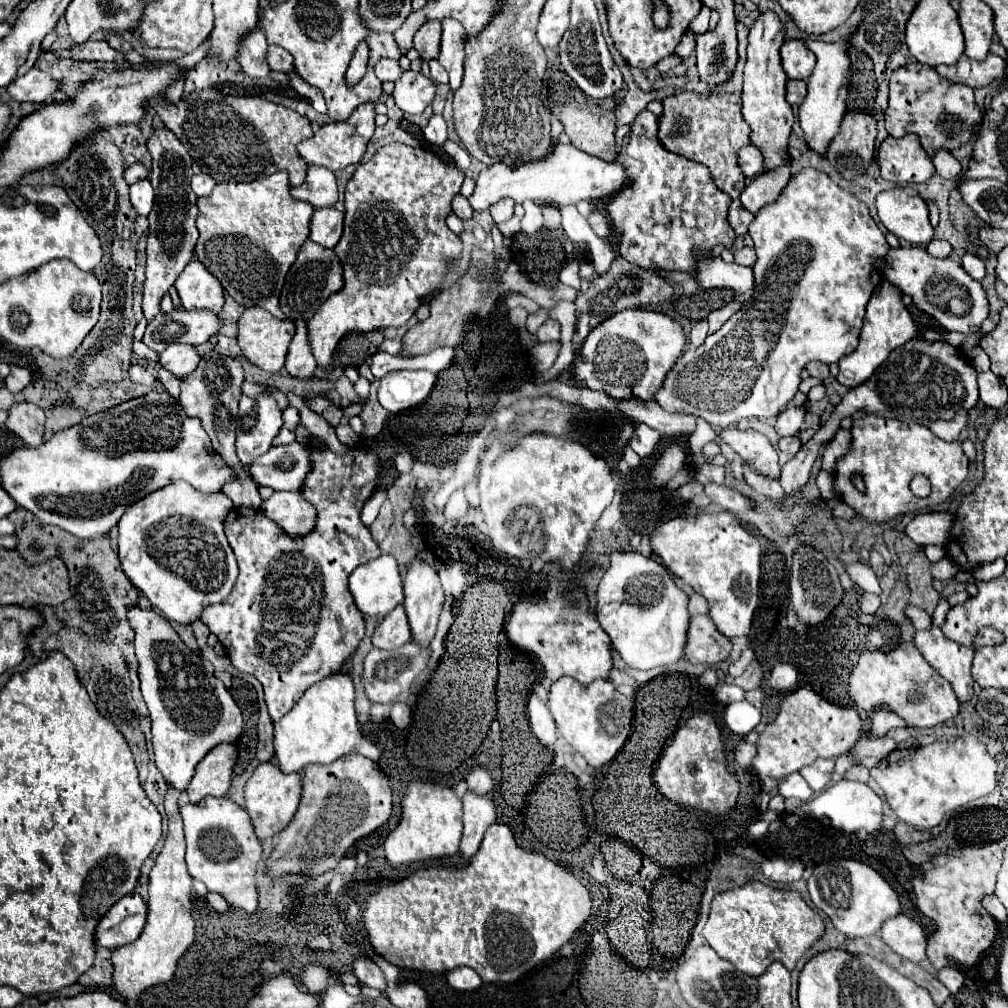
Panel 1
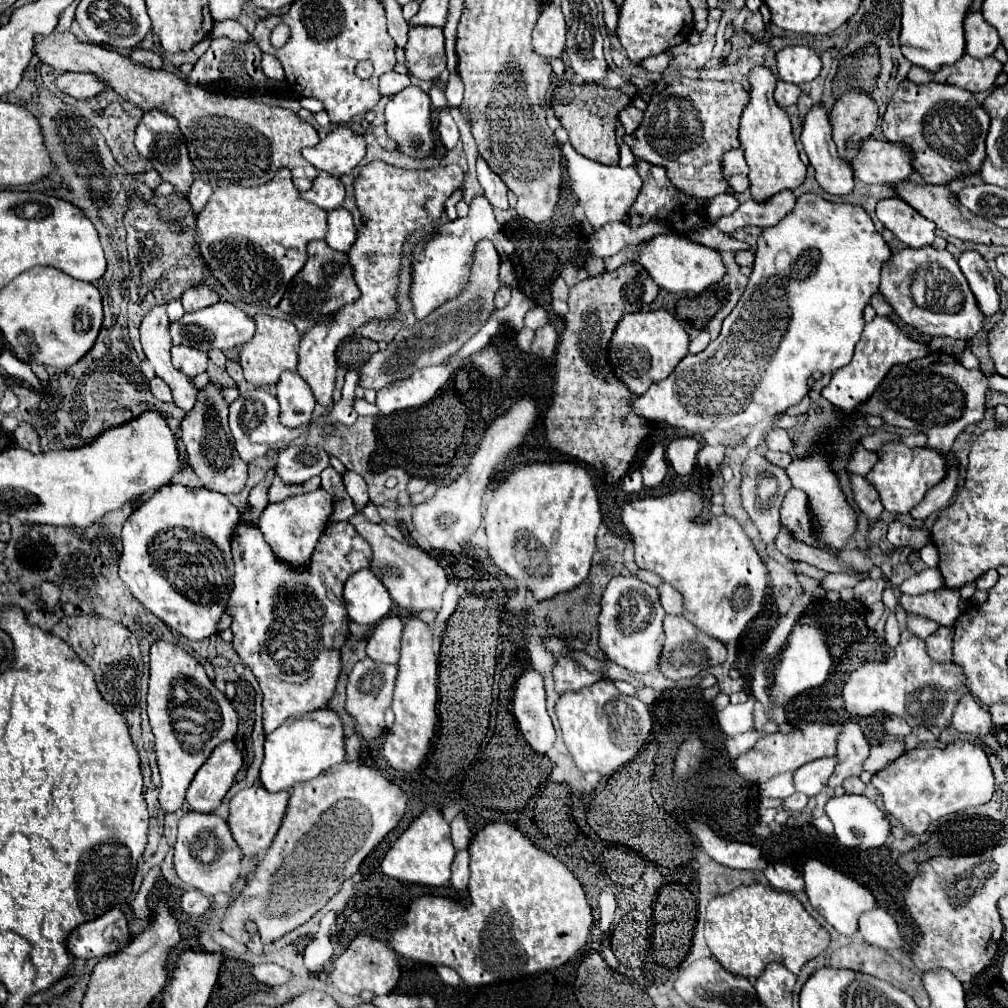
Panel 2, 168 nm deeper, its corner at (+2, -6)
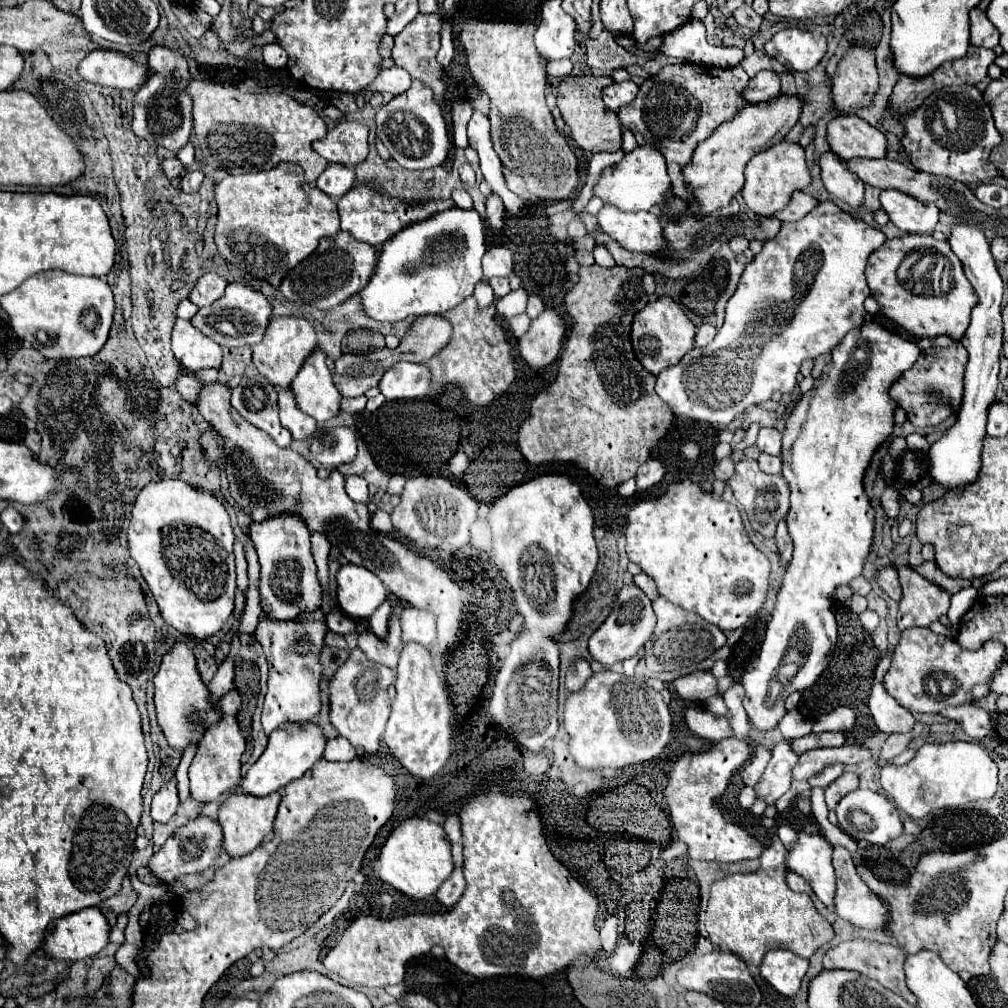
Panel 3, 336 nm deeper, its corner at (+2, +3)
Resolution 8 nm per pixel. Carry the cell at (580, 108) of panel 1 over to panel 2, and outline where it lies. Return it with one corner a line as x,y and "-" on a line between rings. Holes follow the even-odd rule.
558,84
550,96
550,106
556,118
566,128
574,150
602,164
618,164
616,122
618,122
618,112
624,110
628,102
630,98
622,90
604,86
584,86
584,84

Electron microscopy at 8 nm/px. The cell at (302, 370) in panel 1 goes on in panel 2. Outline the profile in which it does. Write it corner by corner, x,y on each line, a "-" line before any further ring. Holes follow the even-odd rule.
296,370
282,372
278,380
278,402
280,402
280,420
282,424
296,428
300,424
306,424
312,418
314,410
314,392
302,380
302,376

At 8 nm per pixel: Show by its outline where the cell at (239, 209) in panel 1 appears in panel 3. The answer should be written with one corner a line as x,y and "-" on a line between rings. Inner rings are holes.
280,163
270,171
226,177
216,183
218,223
214,239
220,255
274,287
318,247
322,237
334,237
340,231
336,203
302,177
302,167

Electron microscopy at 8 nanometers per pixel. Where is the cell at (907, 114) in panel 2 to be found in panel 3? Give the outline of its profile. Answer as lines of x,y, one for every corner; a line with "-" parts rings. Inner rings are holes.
966,85
966,87
946,87
942,91
936,91
934,95
930,95
926,99
926,103
922,103
922,107
914,115
906,115
906,119
902,119
902,123
906,127
906,139
902,139
902,145
904,145
912,165
918,171
950,177
950,179
956,179
966,185
986,183
986,181
1002,175
988,159
990,151
1000,143
1000,133
994,127
994,119
992,119
988,103
984,101
982,93
976,87

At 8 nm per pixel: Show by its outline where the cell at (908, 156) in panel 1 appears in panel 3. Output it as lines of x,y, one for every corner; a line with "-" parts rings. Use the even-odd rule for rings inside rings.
838,115
828,121
828,145
842,157
886,157
886,137
858,115

